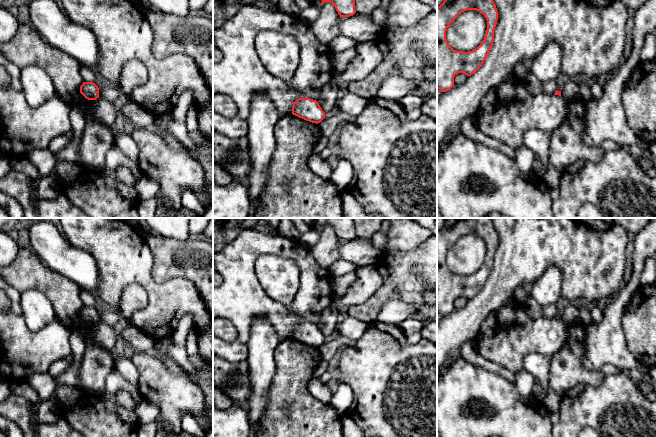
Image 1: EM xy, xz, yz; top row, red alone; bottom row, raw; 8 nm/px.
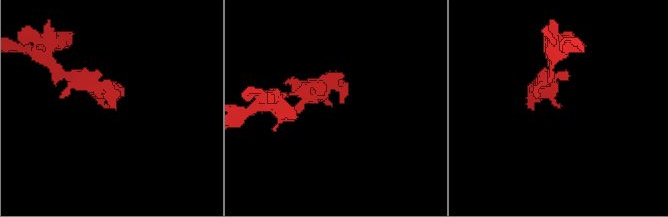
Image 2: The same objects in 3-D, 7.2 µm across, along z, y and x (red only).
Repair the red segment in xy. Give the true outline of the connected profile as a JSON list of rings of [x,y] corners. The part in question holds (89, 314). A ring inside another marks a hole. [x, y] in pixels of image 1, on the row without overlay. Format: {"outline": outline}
{"outline": [[[83,306],[80,310],[80,317],[88,324],[99,322],[99,312],[93,306]]]}

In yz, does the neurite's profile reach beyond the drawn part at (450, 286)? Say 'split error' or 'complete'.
complete

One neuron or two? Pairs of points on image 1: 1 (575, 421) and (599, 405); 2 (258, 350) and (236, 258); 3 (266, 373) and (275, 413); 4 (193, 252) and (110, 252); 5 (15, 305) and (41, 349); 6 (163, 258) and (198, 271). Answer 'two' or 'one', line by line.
1: one
2: two
3: two
4: two
5: one
6: one

